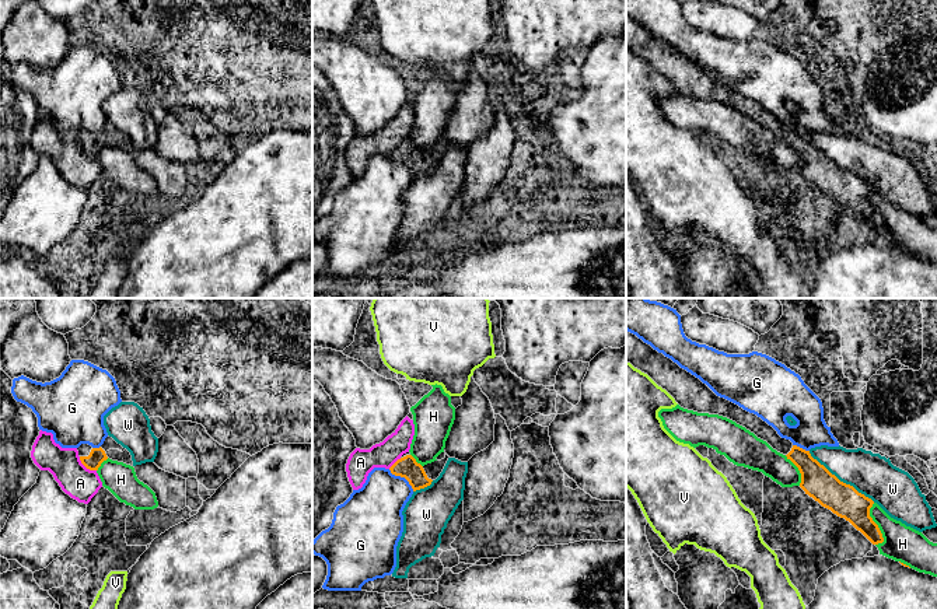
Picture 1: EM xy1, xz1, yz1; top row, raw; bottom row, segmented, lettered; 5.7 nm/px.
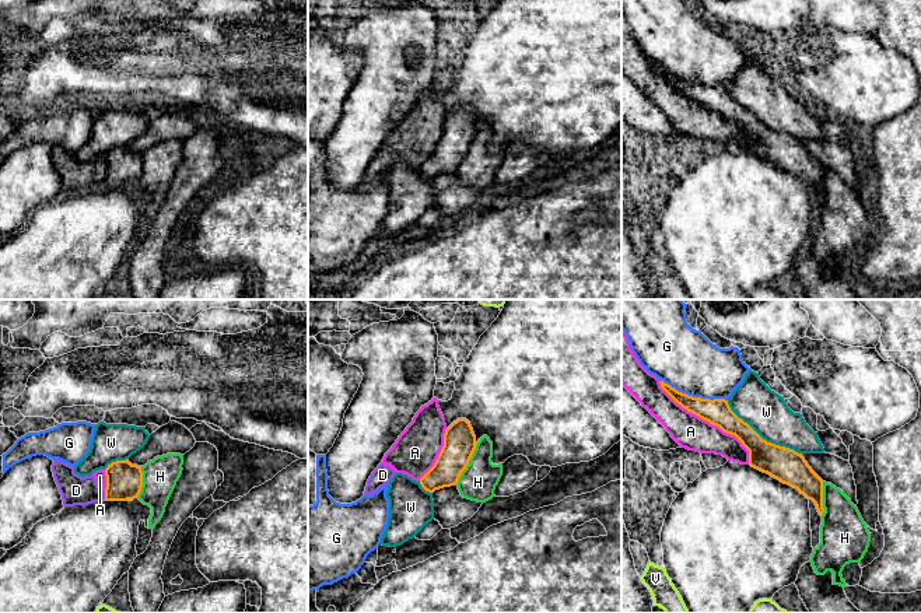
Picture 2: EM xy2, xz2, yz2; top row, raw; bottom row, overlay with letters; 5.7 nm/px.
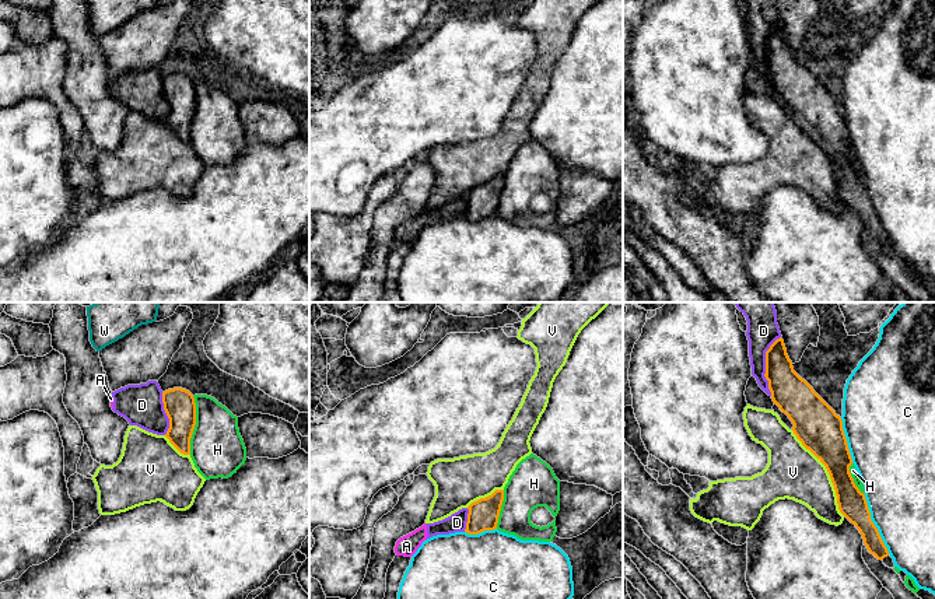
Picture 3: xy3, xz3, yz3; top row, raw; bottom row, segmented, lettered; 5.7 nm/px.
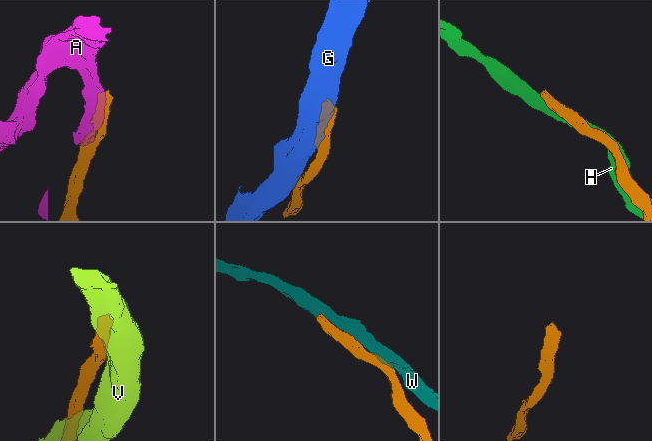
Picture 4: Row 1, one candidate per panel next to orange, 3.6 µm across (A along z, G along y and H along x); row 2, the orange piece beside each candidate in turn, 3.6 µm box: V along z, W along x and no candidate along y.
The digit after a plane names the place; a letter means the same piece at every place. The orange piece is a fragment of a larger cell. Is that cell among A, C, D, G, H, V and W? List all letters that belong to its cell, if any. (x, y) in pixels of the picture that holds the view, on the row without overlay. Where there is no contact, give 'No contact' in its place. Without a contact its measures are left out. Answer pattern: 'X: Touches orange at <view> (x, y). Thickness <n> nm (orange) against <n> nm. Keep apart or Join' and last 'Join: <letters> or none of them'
A: Touches orange at yz2 (710, 109). Thickness 150 nm (orange) against 200 nm. Keep apart
C: Touches orange at yz3 (874, 210). Thickness 160 nm (orange) against 400 nm. Keep apart
D: Touches orange at yz3 (766, 52). Thickness 220 nm (orange) against 180 nm. Keep apart
G: Touches orange at yz2 (694, 84). Thickness 150 nm (orange) against 360 nm. Keep apart
H: Touches orange at xy3 (195, 111). Thickness 180 nm (orange) against 320 nm. Keep apart
V: Touches orange at yz3 (829, 160). Thickness 260 nm (orange) against 300 nm. Keep apart
W: Touches orange at yz2 (762, 125). Thickness 190 nm (orange) against 240 nm. Keep apart
Join: none of them

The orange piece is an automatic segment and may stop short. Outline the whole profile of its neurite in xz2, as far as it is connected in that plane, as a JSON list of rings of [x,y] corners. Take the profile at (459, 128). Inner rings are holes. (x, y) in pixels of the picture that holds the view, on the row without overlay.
[[[466,105],[454,108],[444,120],[444,133],[434,153],[420,165],[421,174],[435,176],[455,172],[476,136],[476,122]]]

